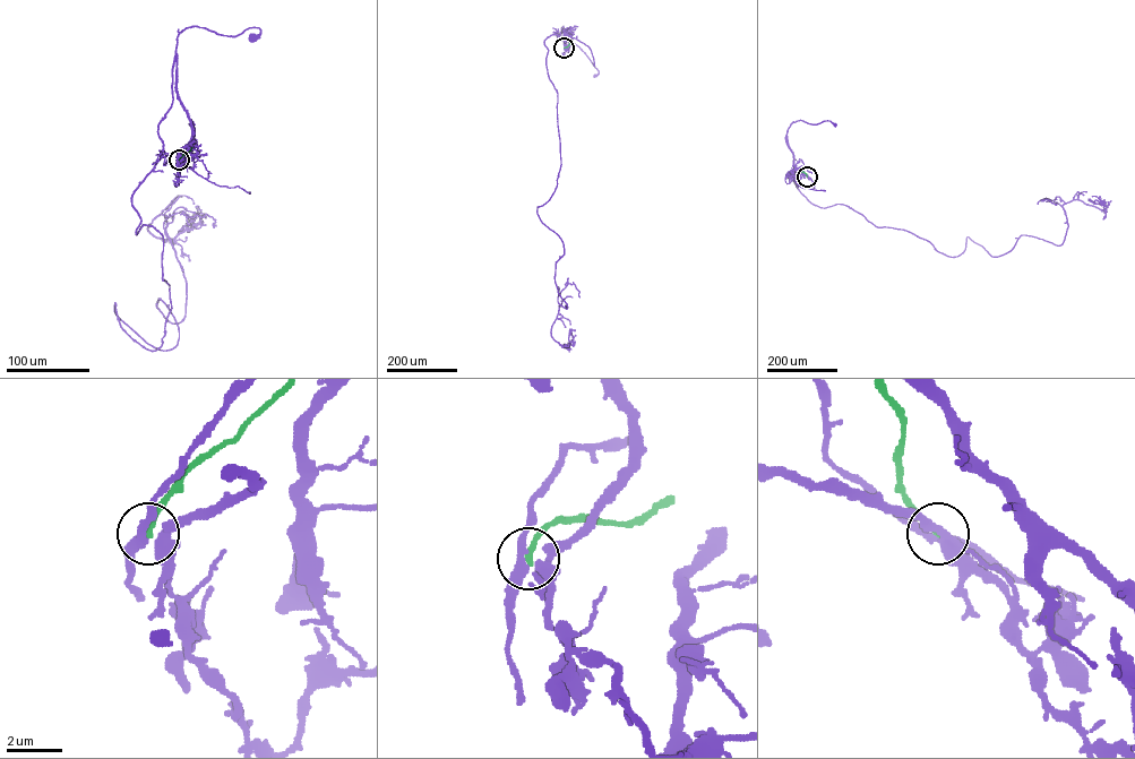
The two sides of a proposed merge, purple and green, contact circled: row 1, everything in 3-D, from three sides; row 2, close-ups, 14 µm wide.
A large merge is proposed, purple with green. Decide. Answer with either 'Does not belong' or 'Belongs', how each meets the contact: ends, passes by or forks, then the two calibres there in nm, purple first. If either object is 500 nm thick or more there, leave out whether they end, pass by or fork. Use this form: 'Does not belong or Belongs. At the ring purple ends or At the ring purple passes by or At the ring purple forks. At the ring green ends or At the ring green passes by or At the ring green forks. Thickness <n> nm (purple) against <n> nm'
Does not belong. At the ring purple forks. At the ring green ends. Thickness 360 nm (purple) against 200 nm

